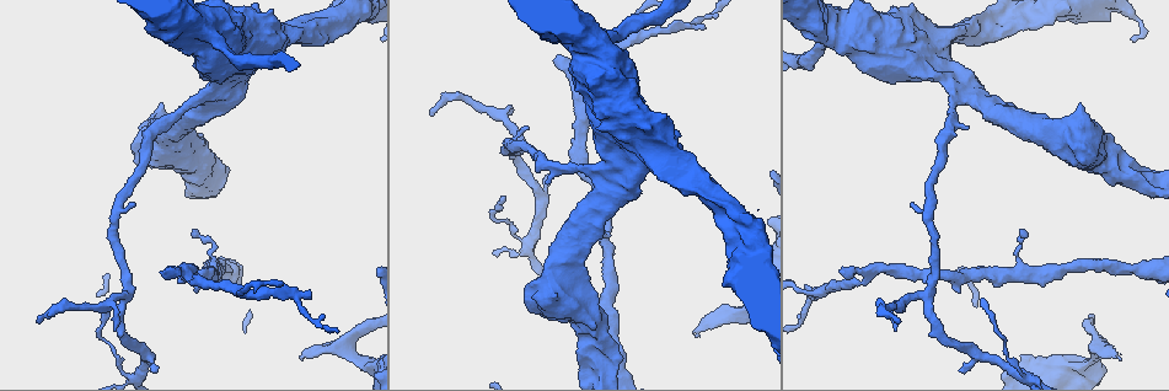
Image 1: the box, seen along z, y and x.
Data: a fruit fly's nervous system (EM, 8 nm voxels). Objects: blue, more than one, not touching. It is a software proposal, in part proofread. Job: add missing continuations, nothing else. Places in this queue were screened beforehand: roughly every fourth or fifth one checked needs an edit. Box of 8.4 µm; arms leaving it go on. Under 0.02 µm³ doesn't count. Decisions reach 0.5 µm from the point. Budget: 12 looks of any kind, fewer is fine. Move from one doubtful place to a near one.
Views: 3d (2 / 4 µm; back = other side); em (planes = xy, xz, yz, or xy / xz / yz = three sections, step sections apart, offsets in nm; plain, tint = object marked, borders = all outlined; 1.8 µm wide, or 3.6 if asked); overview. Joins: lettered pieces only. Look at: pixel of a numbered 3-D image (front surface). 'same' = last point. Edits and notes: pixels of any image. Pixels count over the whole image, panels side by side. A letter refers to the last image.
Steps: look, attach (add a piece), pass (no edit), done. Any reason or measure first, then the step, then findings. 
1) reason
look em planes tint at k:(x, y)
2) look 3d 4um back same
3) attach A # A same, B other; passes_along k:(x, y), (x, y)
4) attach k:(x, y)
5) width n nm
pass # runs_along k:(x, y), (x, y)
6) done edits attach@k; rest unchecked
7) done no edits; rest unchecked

two arms in line, one across
look em planes borders at 1:(823, 291)

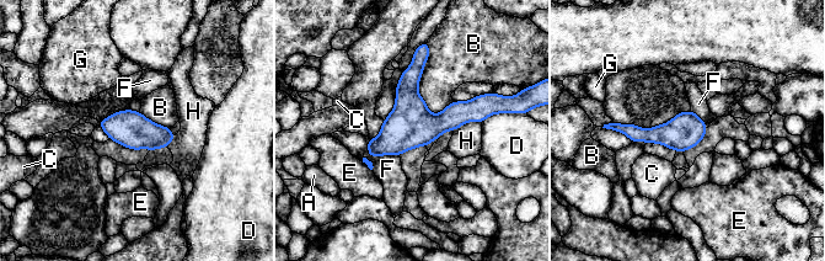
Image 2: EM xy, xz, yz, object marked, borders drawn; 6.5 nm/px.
longest_contact B 460 nm
pass # A other, B other, C other, D other, E other, F other, G other, H other; border 2:(429, 47), (418, 94), (438, 115); no lettered piece goes on from it

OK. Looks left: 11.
free end
look 3d 2um at 1:(839, 270)

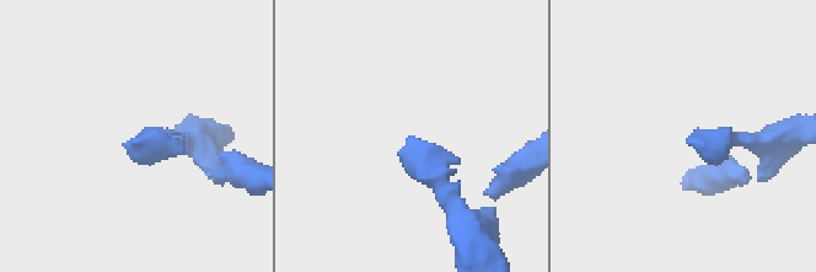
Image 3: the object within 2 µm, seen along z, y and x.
look em yz step 4 tint at 3:(689, 139)

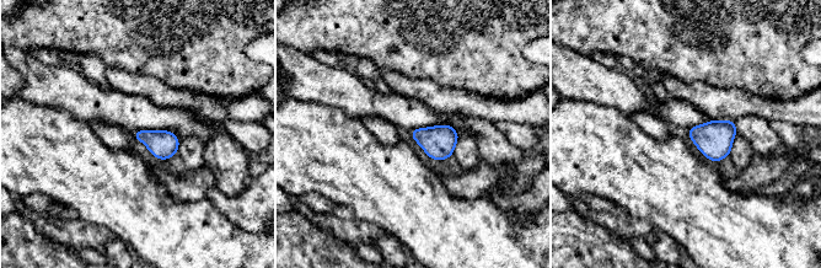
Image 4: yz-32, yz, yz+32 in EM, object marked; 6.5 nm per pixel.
look em planes borders same

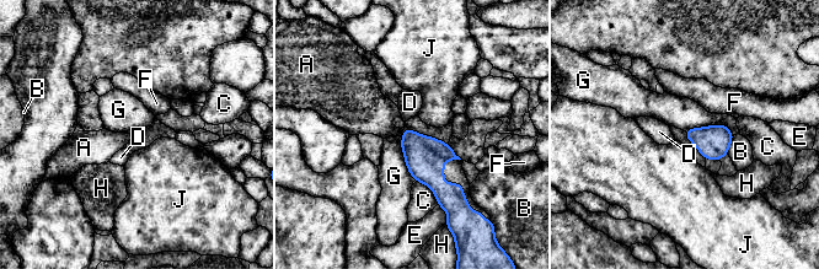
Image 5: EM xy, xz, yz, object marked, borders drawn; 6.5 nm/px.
attach A # A same, B other, C other, D other, E other, F other, G other, H other, J other; the neuron continues

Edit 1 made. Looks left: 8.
look overview

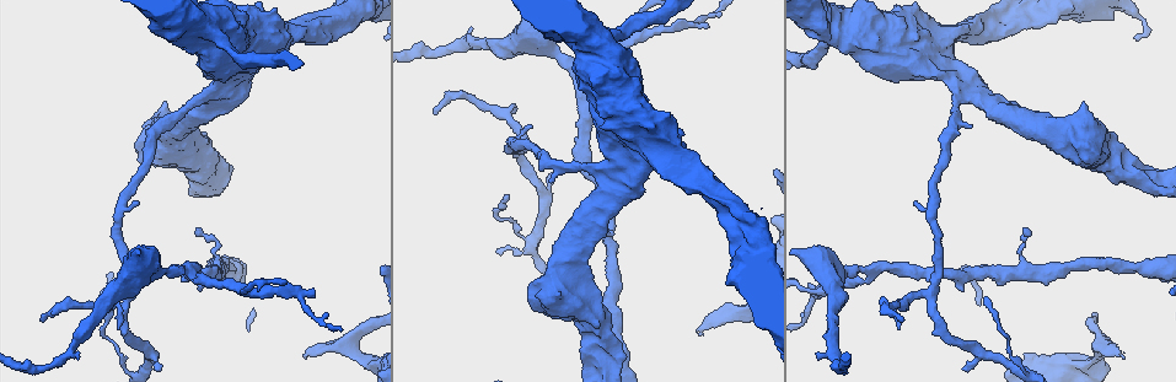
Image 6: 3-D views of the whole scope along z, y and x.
tapers out
look 3d 2um at 6:(905, 320)

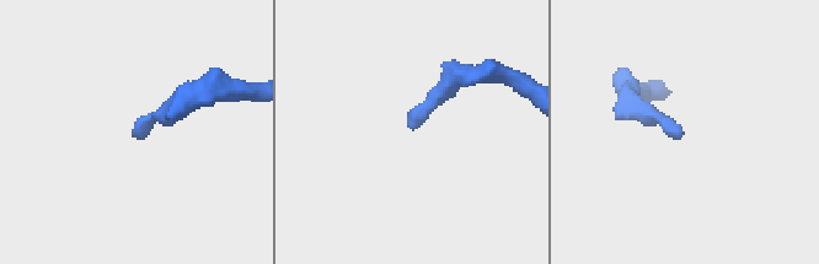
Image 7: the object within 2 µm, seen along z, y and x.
look em planes borders at 7:(132, 135)

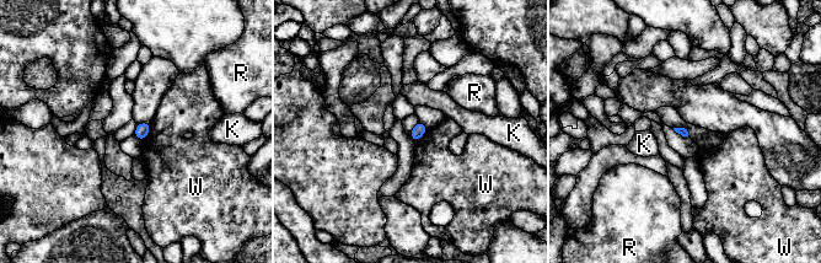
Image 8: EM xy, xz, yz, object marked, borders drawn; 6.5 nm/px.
longest_contact W 130 nm
pass # K other, R other, W other; no lettered piece goes on from it

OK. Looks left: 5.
thin end
look 3d 2um at 6:(1022, 227)

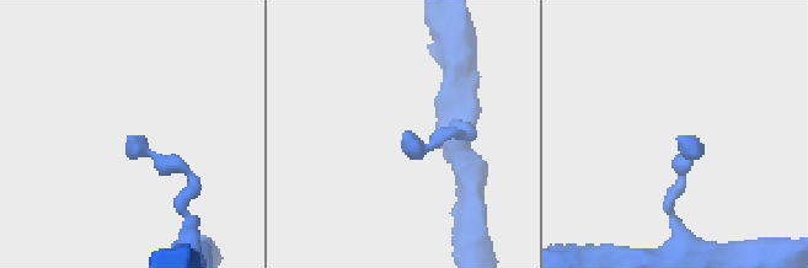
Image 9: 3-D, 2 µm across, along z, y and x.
look em planes borders at 9:(405, 132)

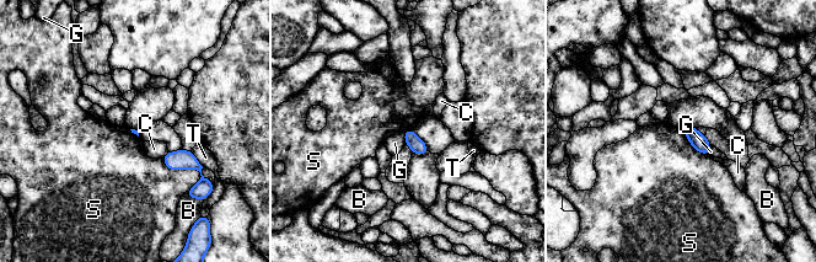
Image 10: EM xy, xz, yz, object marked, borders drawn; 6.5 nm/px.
longest_contact S 300 nm
pass # B other, C other, G other, S other, T other; none of them fits

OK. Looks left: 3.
look em planes borders at 6:(307, 353)

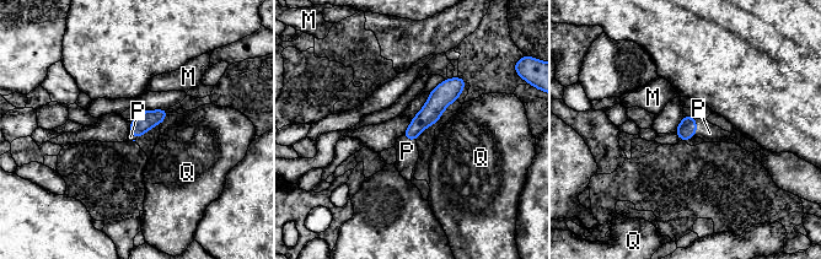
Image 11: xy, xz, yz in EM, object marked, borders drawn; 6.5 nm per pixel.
longest_contact Q 120 nm
attach P # M other, P same, Q other; passes_along 11:(687, 128), (696, 128), (709, 133); the neuron continues

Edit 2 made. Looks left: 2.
done edits attach@5, attach@11; rest unchecked

